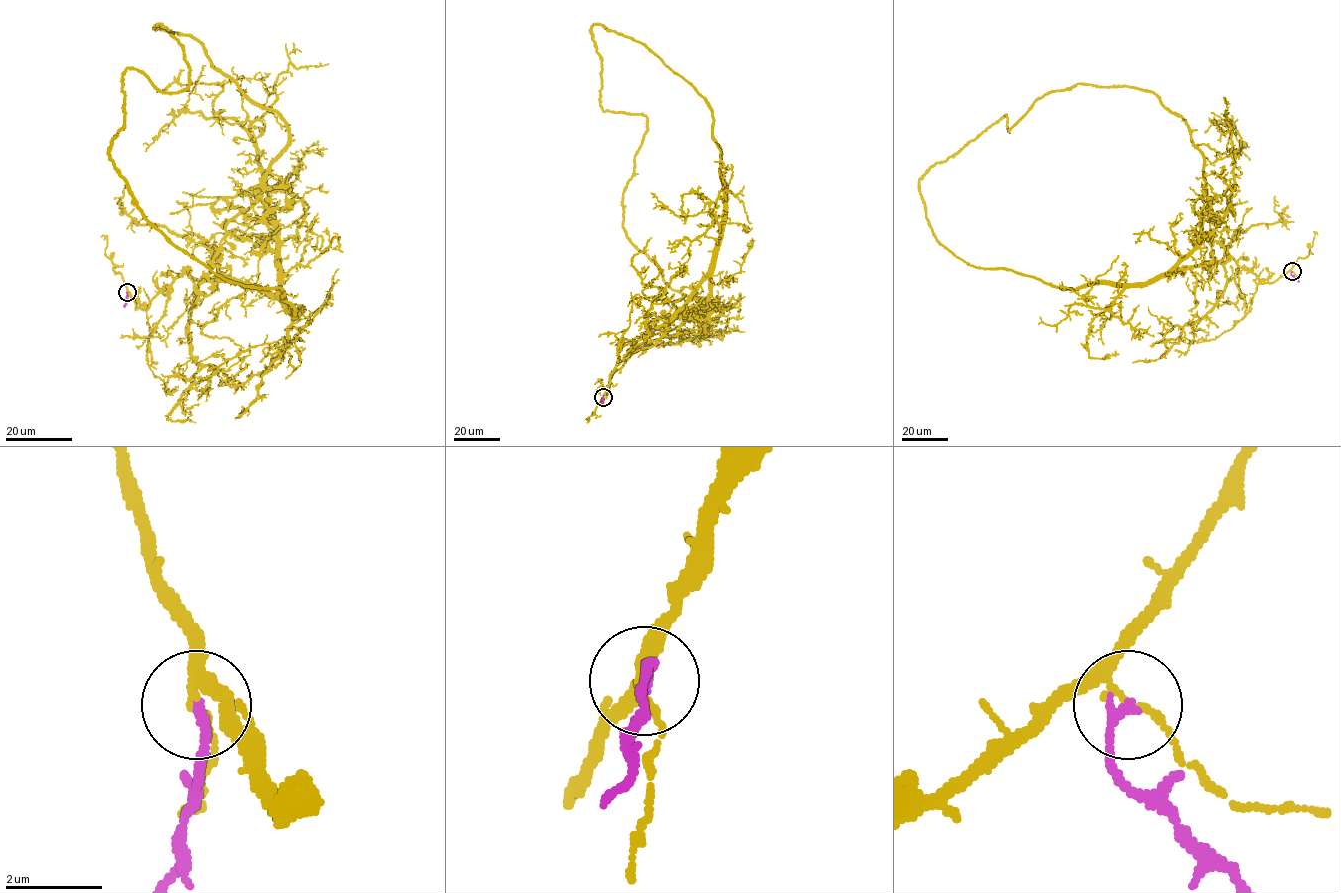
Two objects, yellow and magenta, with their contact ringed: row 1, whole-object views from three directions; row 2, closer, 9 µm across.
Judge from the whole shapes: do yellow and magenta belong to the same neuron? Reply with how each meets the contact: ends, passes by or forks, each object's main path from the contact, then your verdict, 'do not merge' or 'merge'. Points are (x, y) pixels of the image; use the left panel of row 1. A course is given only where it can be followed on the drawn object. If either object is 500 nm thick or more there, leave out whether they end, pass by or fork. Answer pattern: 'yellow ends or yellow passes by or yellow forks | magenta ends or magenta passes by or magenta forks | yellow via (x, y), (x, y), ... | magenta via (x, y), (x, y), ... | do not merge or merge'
yellow forks | magenta ends | yellow via (126, 292), (144, 308), (189, 274), (301, 310), (279, 289), (212, 273), (142, 213), (109, 154), (123, 98) | magenta via (126, 292), (124, 307) | do not merge

